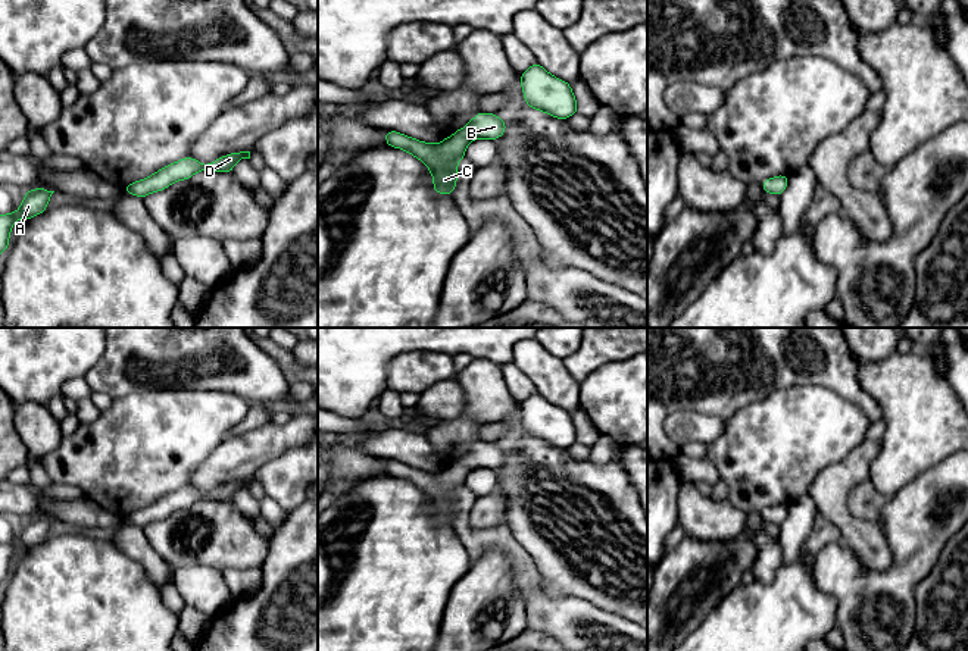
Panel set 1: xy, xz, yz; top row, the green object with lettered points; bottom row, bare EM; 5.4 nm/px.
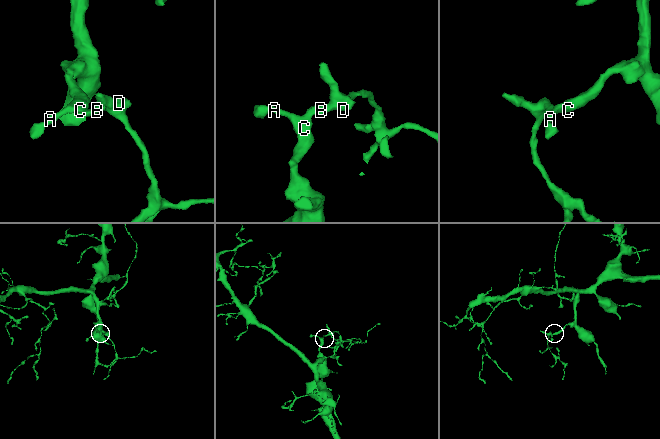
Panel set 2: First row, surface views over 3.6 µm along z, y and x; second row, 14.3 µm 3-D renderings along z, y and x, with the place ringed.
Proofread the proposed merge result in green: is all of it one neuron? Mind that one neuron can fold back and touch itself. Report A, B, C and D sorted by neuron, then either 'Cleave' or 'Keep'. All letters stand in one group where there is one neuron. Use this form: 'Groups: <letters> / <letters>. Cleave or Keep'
Groups: A B C D. Keep

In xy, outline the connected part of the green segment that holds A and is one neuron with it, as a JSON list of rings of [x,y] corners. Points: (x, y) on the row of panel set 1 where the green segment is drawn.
[[[34,188],[25,193],[18,212],[0,216],[0,254],[9,247],[9,235],[18,217],[28,220],[40,213],[44,213],[49,200],[54,191]]]

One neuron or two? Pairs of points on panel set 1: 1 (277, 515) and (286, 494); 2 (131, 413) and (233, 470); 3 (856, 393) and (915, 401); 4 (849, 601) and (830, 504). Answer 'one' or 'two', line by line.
1: two
2: two
3: two
4: two

